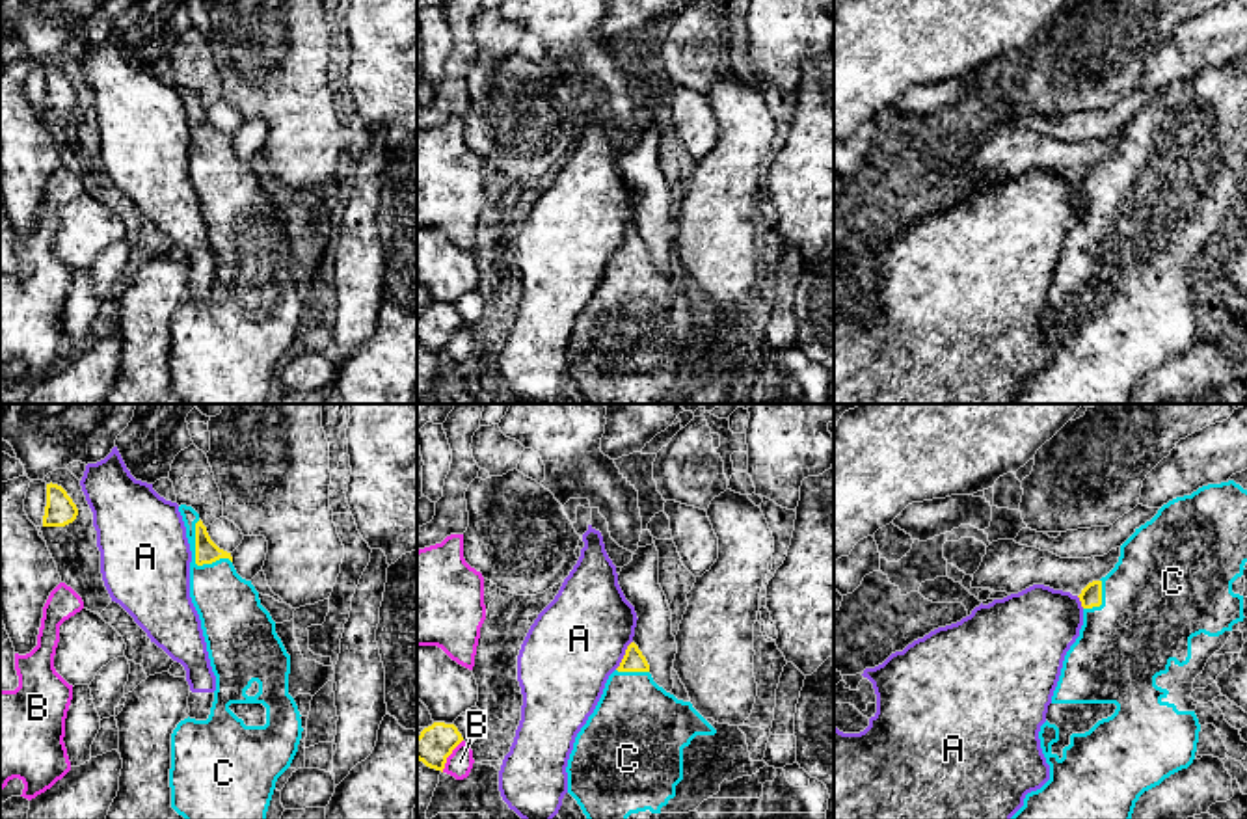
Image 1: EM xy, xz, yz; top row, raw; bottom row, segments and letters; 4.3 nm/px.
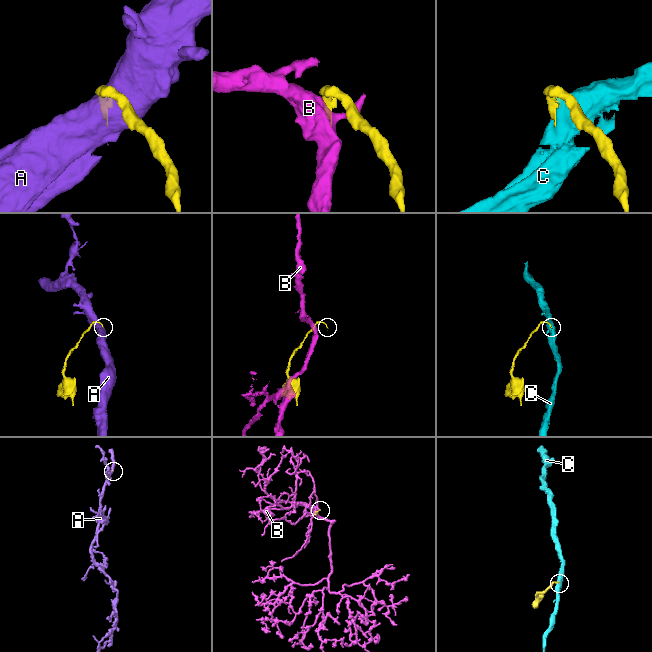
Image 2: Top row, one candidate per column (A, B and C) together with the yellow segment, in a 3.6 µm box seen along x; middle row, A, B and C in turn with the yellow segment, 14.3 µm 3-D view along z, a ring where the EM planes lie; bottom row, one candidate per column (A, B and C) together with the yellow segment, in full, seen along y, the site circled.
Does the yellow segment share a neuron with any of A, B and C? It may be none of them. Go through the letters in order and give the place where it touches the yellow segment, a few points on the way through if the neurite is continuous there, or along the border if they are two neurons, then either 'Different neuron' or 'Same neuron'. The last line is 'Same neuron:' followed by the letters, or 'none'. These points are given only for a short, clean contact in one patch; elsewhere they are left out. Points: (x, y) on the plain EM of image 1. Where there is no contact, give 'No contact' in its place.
A: Touches yellow at xz (624, 239). Different neuron
B: Touches yellow at xz (449, 337). Boundary: xz (462, 322), (442, 354). Different neuron
C: Touches yellow at xy (196, 142). Same neuron
Same neuron: C

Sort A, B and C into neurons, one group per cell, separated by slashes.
A / B / C

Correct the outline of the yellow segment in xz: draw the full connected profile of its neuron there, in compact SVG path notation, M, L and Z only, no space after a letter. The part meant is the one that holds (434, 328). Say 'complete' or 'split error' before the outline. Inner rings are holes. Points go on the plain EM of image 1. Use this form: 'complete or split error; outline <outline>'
complete; outline M434 305L417 320L417 342L443 356L447 341L462 324L463 320L454 307Z

